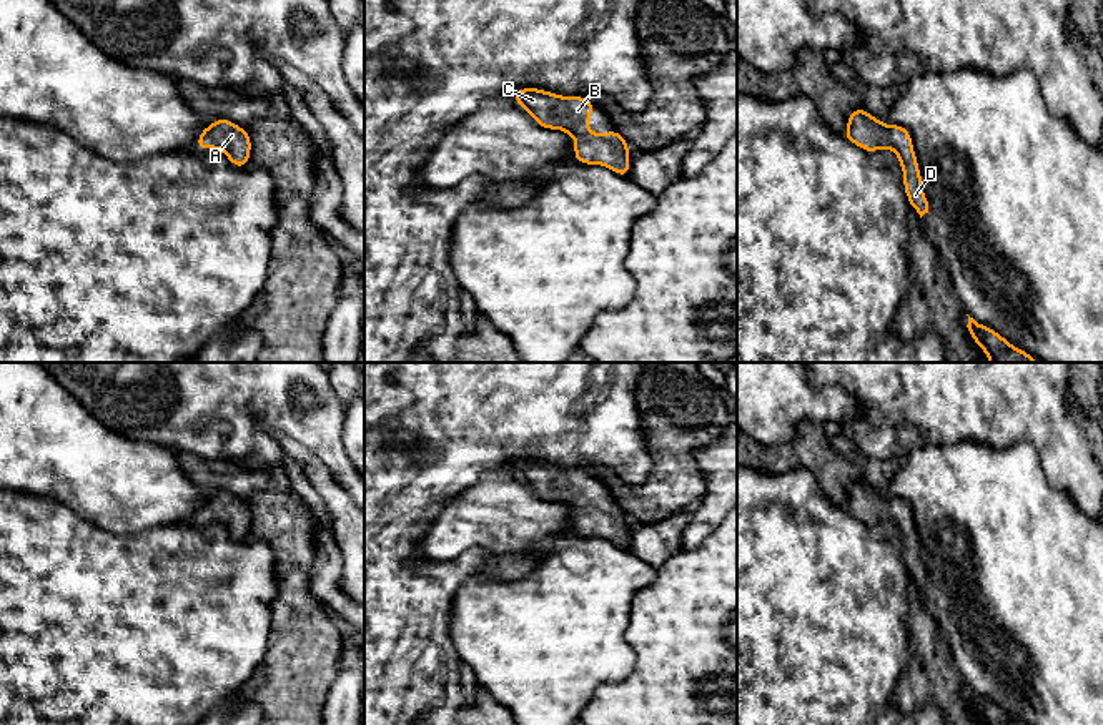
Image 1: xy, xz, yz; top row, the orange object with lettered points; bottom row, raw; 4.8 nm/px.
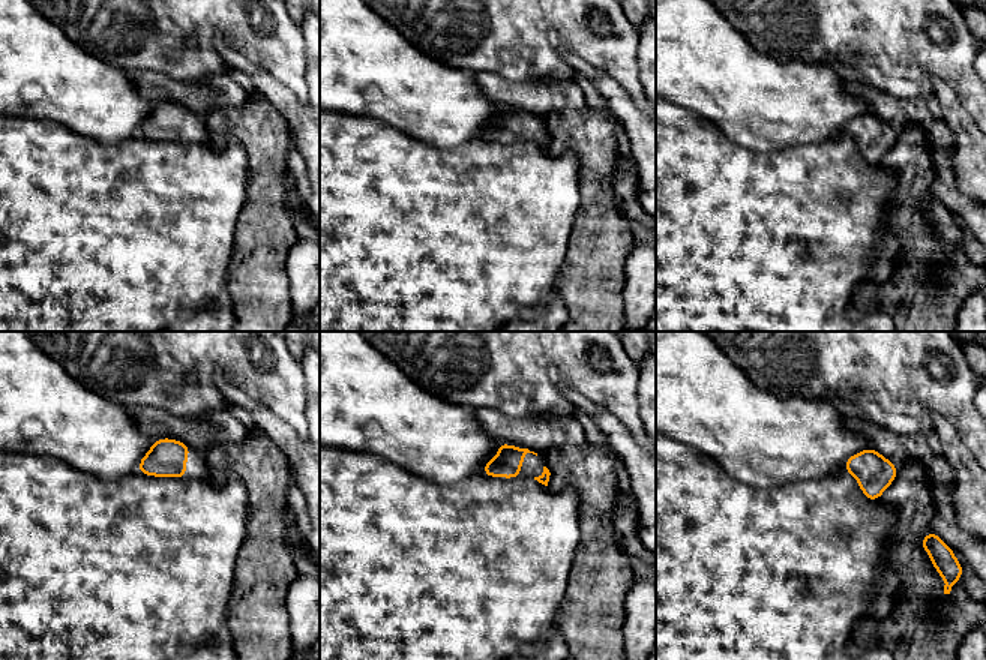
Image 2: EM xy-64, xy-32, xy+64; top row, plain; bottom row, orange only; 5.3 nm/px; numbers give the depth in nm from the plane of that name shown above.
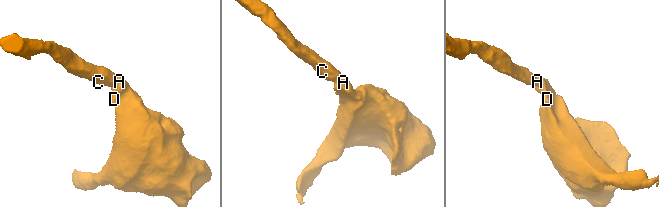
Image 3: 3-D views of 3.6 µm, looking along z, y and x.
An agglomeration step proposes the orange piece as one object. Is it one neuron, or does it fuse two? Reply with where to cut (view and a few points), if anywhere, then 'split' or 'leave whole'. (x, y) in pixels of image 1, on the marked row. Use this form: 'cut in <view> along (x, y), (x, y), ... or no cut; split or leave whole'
no cut; leave whole

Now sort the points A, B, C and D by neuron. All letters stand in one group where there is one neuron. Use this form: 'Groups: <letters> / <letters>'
Groups: A B C D

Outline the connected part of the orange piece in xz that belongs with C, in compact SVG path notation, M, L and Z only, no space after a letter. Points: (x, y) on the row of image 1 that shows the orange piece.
M517 88L514 100L534 121L547 130L569 133L574 143L574 158L582 165L602 165L619 176L629 176L629 143L611 130L609 133L591 133L589 118L594 103L586 96L562 96L541 88Z

